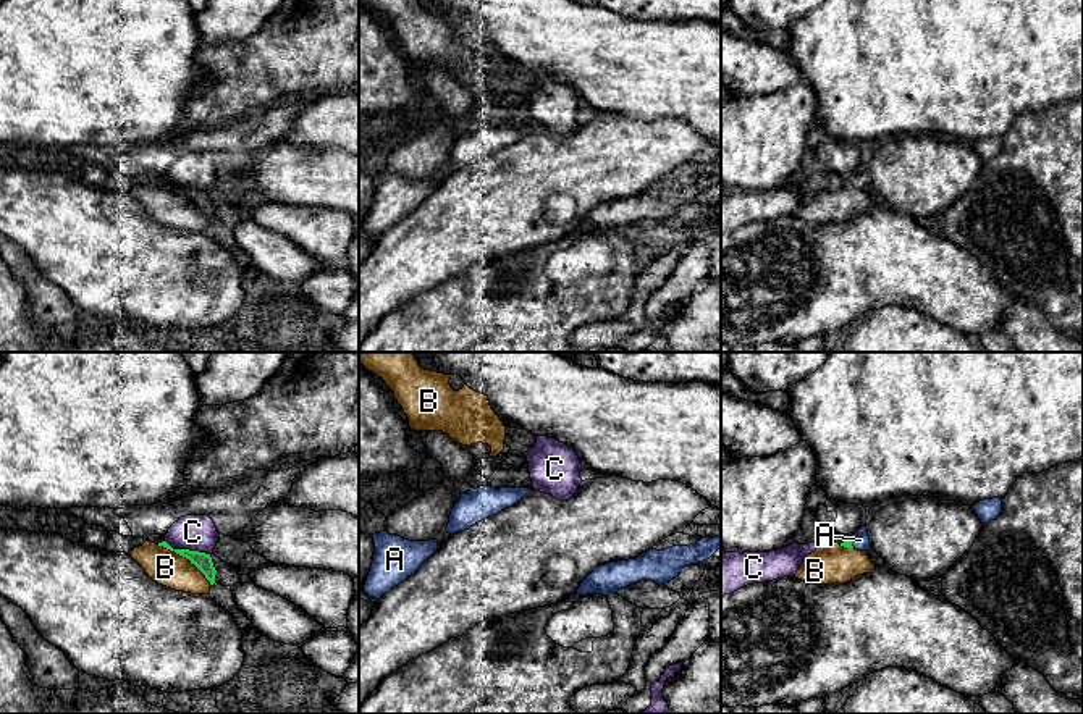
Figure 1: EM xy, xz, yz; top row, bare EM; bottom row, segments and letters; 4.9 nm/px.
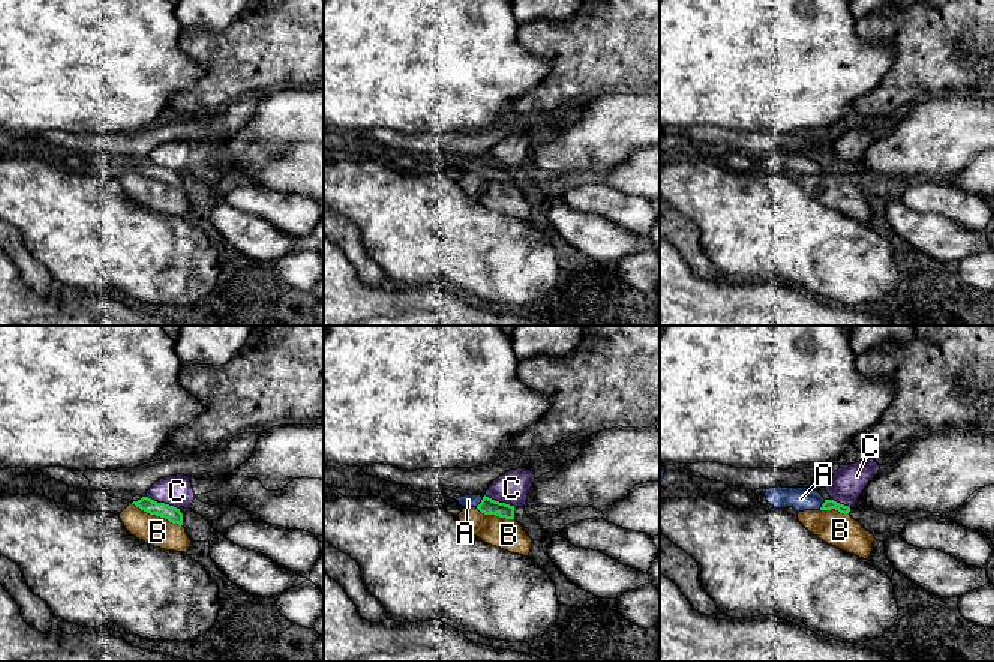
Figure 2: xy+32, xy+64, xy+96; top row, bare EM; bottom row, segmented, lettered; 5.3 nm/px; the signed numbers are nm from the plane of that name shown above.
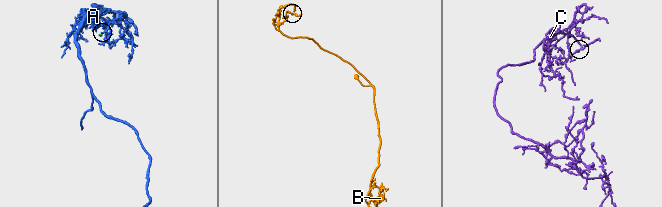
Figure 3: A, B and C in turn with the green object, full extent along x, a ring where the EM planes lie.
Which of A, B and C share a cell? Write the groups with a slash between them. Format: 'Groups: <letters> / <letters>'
Groups: A / B / C

